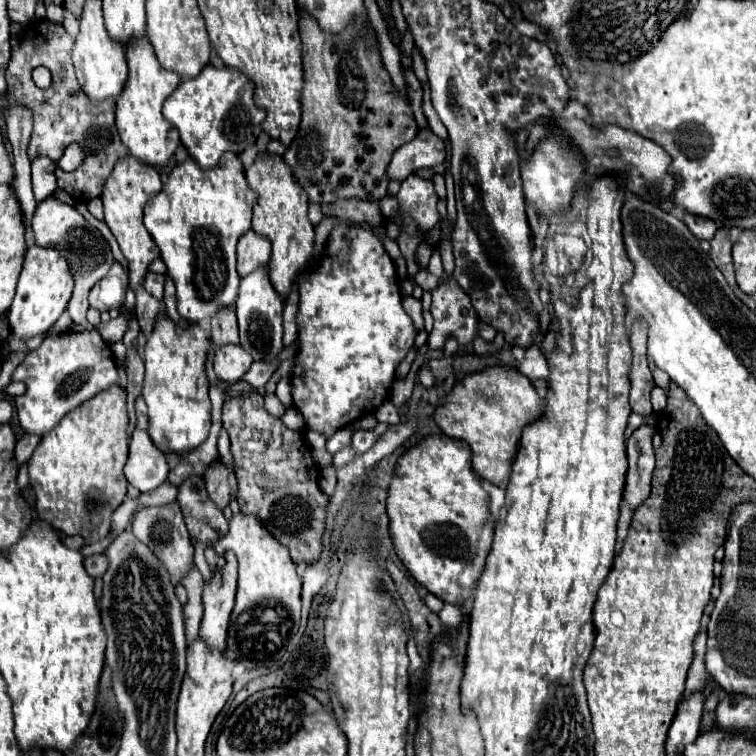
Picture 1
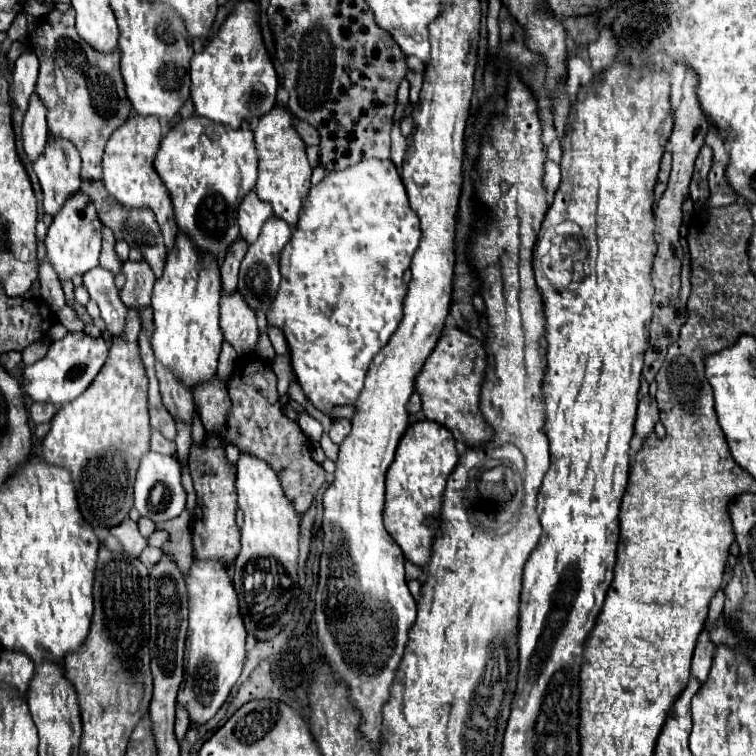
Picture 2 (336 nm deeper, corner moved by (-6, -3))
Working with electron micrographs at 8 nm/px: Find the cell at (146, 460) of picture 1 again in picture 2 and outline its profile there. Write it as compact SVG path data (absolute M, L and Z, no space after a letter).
M148 451L140 461L136 483L134 483L134 507L140 511L140 515L156 523L178 517L186 505L186 491L182 487L180 477L182 477L180 463L174 455L160 455L160 453Z

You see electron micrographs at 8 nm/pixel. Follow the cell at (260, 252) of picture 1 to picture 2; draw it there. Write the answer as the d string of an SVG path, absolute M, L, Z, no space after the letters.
M254 191L250 197L246 197L246 201L242 201L240 209L238 209L238 225L240 225L240 235L242 239L246 239L248 245L252 245L264 223L272 217L272 209L264 203L264 201L258 201L258 197L254 197Z

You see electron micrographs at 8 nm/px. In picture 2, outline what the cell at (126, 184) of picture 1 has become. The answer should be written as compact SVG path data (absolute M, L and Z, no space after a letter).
M130 115L126 125L122 125L122 129L116 129L116 133L110 137L102 167L104 167L104 185L108 193L126 209L150 209L156 217L156 223L160 225L166 249L172 251L178 227L174 221L170 195L166 193L166 187L162 185L162 179L154 169L154 159L160 149L160 141L162 141L160 123L156 121L156 117Z

